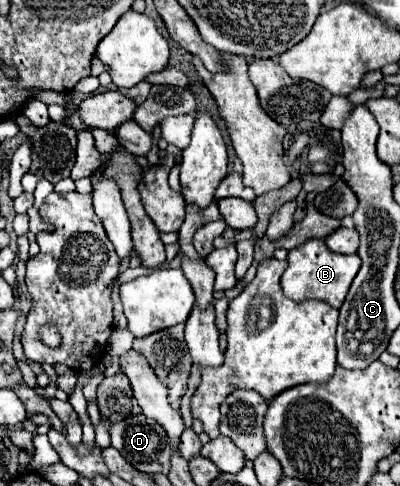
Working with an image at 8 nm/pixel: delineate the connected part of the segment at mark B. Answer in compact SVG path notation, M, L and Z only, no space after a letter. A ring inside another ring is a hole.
M310 238L304 244L300 244L298 248L292 248L288 252L288 268L282 274L280 286L282 286L284 296L294 302L302 302L306 298L316 298L316 300L328 302L334 308L340 308L358 270L360 270L360 256L336 254L326 246L326 240Z

